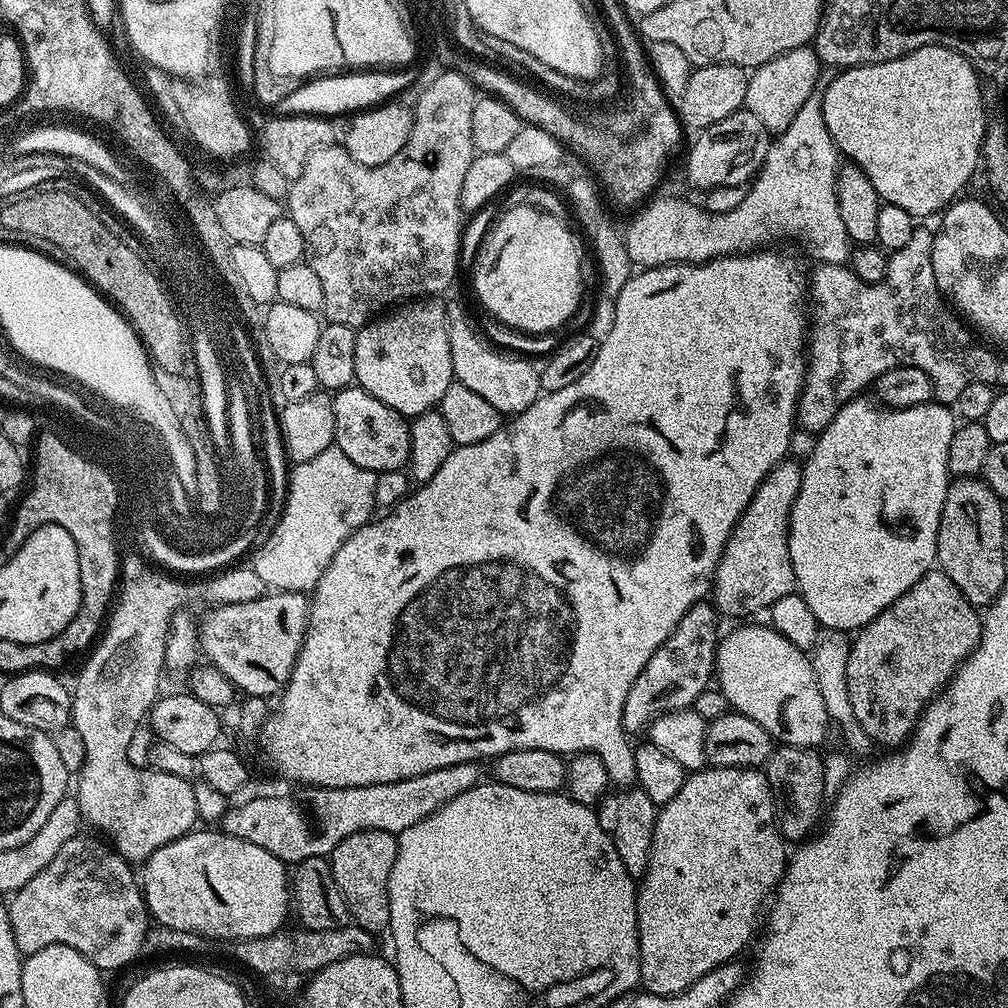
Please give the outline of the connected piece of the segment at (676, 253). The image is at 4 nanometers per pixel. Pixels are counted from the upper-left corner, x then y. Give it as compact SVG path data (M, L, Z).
M819 91L810 94L794 122L769 143L764 164L742 202L729 213L712 213L699 203L675 200L672 196L649 199L635 213L637 216L629 222L628 229L623 229L629 258L644 268L677 262L702 264L720 256L760 250L771 245L768 244L771 240L789 236L801 240L817 256L817 261L847 265L850 241L836 197L836 174L842 167L842 156L830 138L830 130L826 130L823 102Z

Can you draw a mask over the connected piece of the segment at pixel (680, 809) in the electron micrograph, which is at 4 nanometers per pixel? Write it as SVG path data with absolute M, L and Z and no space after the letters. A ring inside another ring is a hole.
M705 766L698 772L685 775L682 790L670 798L656 813L654 838L650 846L650 862L646 866L644 875L639 877L636 890L636 921L640 935L640 984L643 991L653 992L659 996L673 996L686 990L698 978L710 974L718 966L735 961L736 956L757 935L756 923L761 923L762 913L769 903L770 897L780 885L786 871L786 841L780 835L772 811L772 791L768 785L768 777L759 768L713 768Z

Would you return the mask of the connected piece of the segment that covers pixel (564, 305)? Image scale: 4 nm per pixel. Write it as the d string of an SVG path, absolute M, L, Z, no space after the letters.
M518 205L500 212L500 221L480 248L476 269L472 272L472 284L480 304L492 316L497 316L501 325L517 332L551 332L563 329L563 324L576 312L580 295L584 292L584 260L580 257L580 244L567 228L565 221L551 217L542 210Z

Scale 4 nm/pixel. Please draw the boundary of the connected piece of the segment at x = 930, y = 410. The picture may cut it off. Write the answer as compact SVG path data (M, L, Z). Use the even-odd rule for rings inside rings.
M857 398L843 404L835 418L815 437L816 445L813 446L808 461L803 461L802 464L798 498L794 502L788 519L788 549L790 550L790 562L794 566L798 595L804 599L806 606L810 606L820 628L837 628L846 633L859 630L869 624L874 617L882 614L882 610L886 610L886 606L890 606L895 600L902 598L902 594L906 594L906 590L910 590L910 586L914 586L914 582L918 582L918 578L933 571L936 564L938 526L950 483L948 471L950 438L954 438L958 427L958 417L955 411L946 404L933 402L909 408L889 408L881 406L875 399L872 399L873 401L864 399Z

